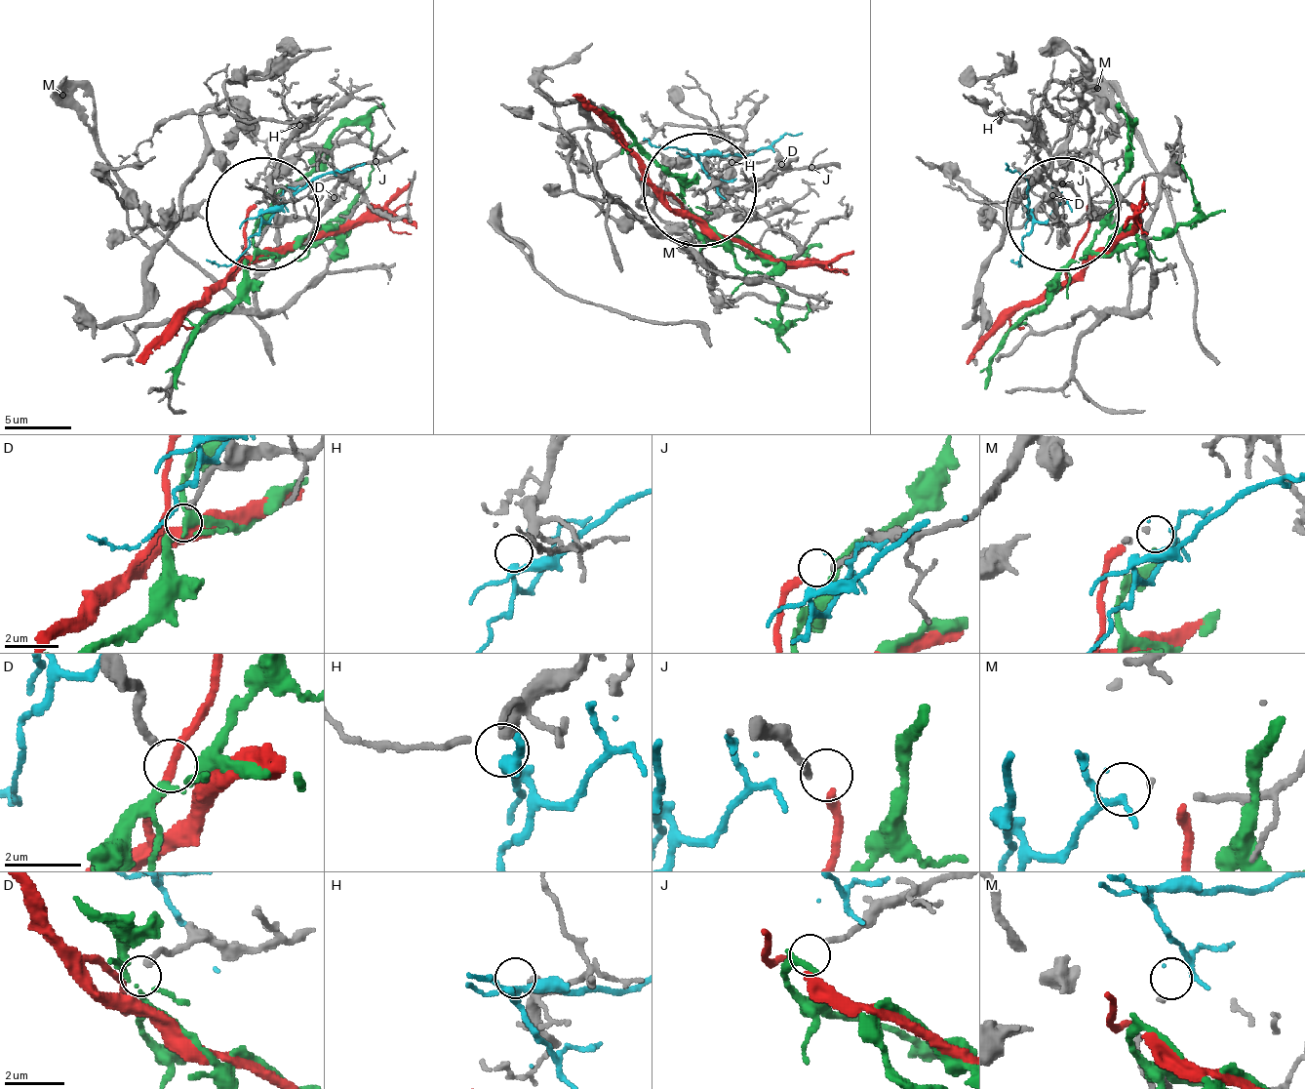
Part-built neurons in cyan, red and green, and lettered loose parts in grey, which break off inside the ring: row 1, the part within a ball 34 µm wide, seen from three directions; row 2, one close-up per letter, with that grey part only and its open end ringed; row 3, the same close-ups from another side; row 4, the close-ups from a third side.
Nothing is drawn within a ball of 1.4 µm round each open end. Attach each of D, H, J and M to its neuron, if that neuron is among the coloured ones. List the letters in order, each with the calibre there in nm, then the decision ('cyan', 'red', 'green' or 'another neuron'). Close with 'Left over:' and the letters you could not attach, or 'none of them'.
D: 220 nm | green
H: 240 nm | another neuron
J: 190 nm | red
M: 100 nm | cyan
Left over: H

